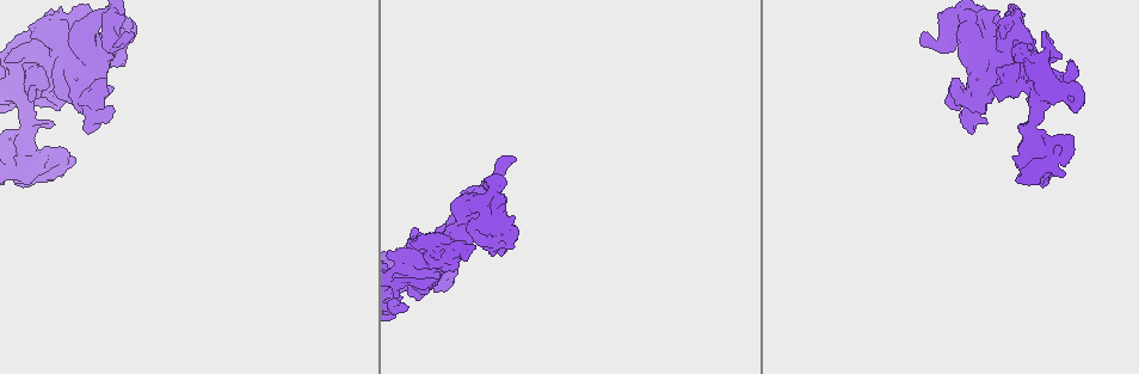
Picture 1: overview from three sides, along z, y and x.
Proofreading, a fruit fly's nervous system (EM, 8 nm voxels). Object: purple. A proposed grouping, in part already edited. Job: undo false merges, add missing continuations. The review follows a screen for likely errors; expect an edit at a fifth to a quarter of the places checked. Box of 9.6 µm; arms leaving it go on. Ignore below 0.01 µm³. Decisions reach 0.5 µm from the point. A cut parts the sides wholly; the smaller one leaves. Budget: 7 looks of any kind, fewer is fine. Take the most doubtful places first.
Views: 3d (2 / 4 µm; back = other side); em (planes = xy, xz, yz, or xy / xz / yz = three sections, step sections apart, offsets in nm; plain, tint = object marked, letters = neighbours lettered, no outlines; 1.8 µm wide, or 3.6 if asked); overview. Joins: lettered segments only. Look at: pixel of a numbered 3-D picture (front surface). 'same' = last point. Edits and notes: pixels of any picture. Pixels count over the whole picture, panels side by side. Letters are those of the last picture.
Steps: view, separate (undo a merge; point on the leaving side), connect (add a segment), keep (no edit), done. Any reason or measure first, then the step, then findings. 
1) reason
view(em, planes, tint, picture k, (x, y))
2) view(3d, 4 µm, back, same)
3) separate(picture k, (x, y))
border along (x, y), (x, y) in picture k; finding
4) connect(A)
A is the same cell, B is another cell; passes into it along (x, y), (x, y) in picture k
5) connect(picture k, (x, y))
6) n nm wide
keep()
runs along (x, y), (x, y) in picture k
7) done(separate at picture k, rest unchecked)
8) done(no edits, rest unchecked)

sudden change in width
view(3d, 4 µm, picture 1, (489, 236))

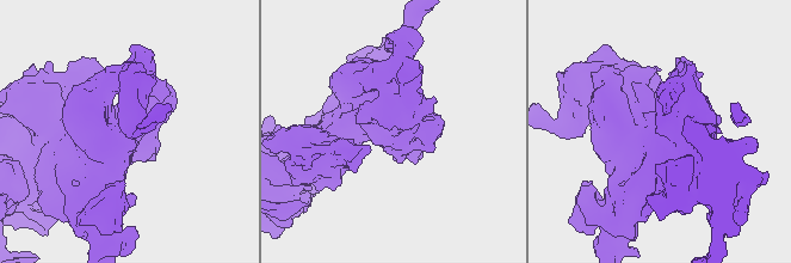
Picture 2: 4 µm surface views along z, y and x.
view(em, 3.6 µm, planes, tint, same)

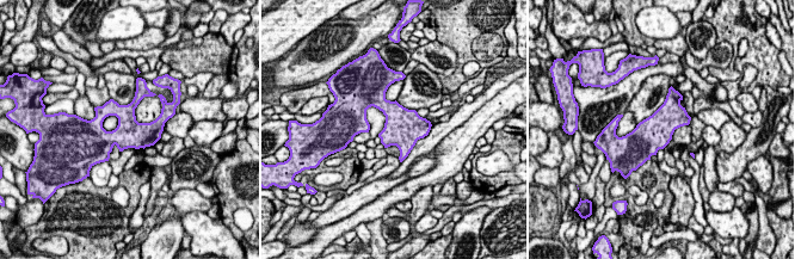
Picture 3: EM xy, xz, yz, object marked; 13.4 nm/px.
view(em, 3.6 µm, planes, letters, same)

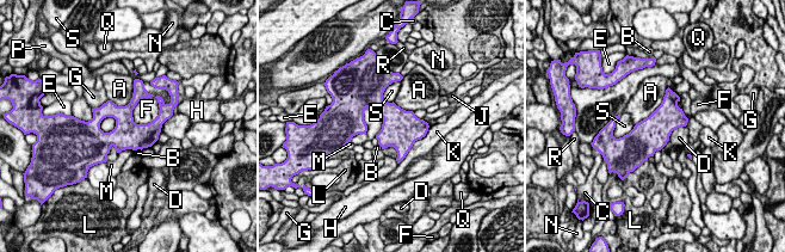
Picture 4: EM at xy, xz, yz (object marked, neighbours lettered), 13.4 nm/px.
A touches over 700 nm
keep()
A, B, C, D, E, F, G, H, J, K, L, M, N, P, Q, R and S are other cells; one cell here

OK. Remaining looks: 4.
branch stops here
view(3d, 2 µm, picture 1, (132, 33))

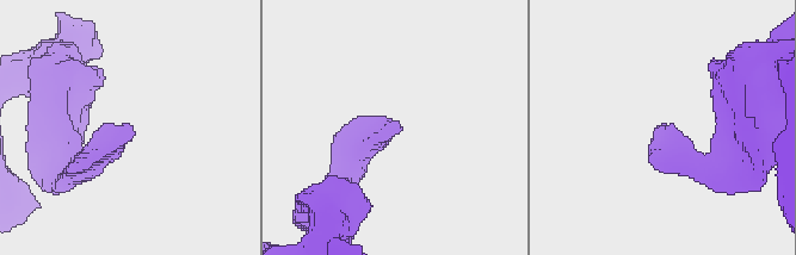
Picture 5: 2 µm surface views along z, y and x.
view(em, planes, tint, picture 5, (134, 133))

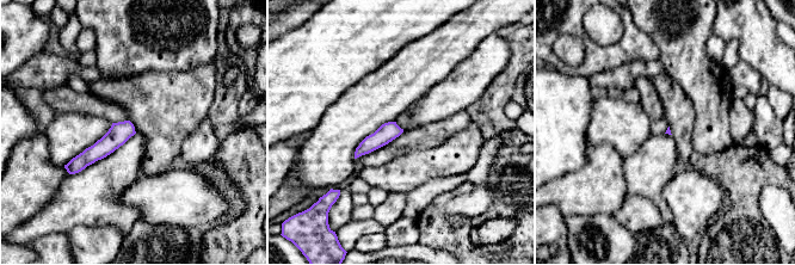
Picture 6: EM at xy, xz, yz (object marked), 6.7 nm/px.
view(em, planes, letters, same)

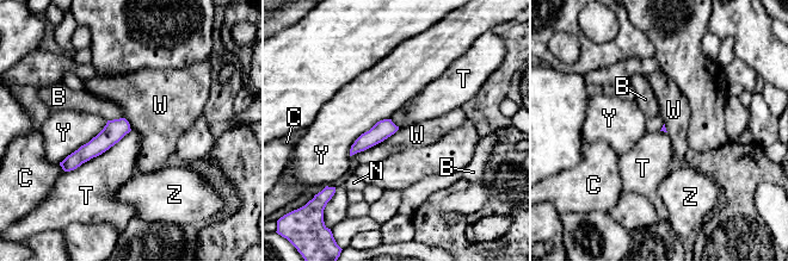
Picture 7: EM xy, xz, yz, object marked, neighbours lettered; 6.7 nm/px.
keep()
B, C, N, T, W, Y and Z are other cells; runs along (125, 124), (68, 166) in picture 7; none of them fits

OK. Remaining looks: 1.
done(no edits, rest unchecked)

